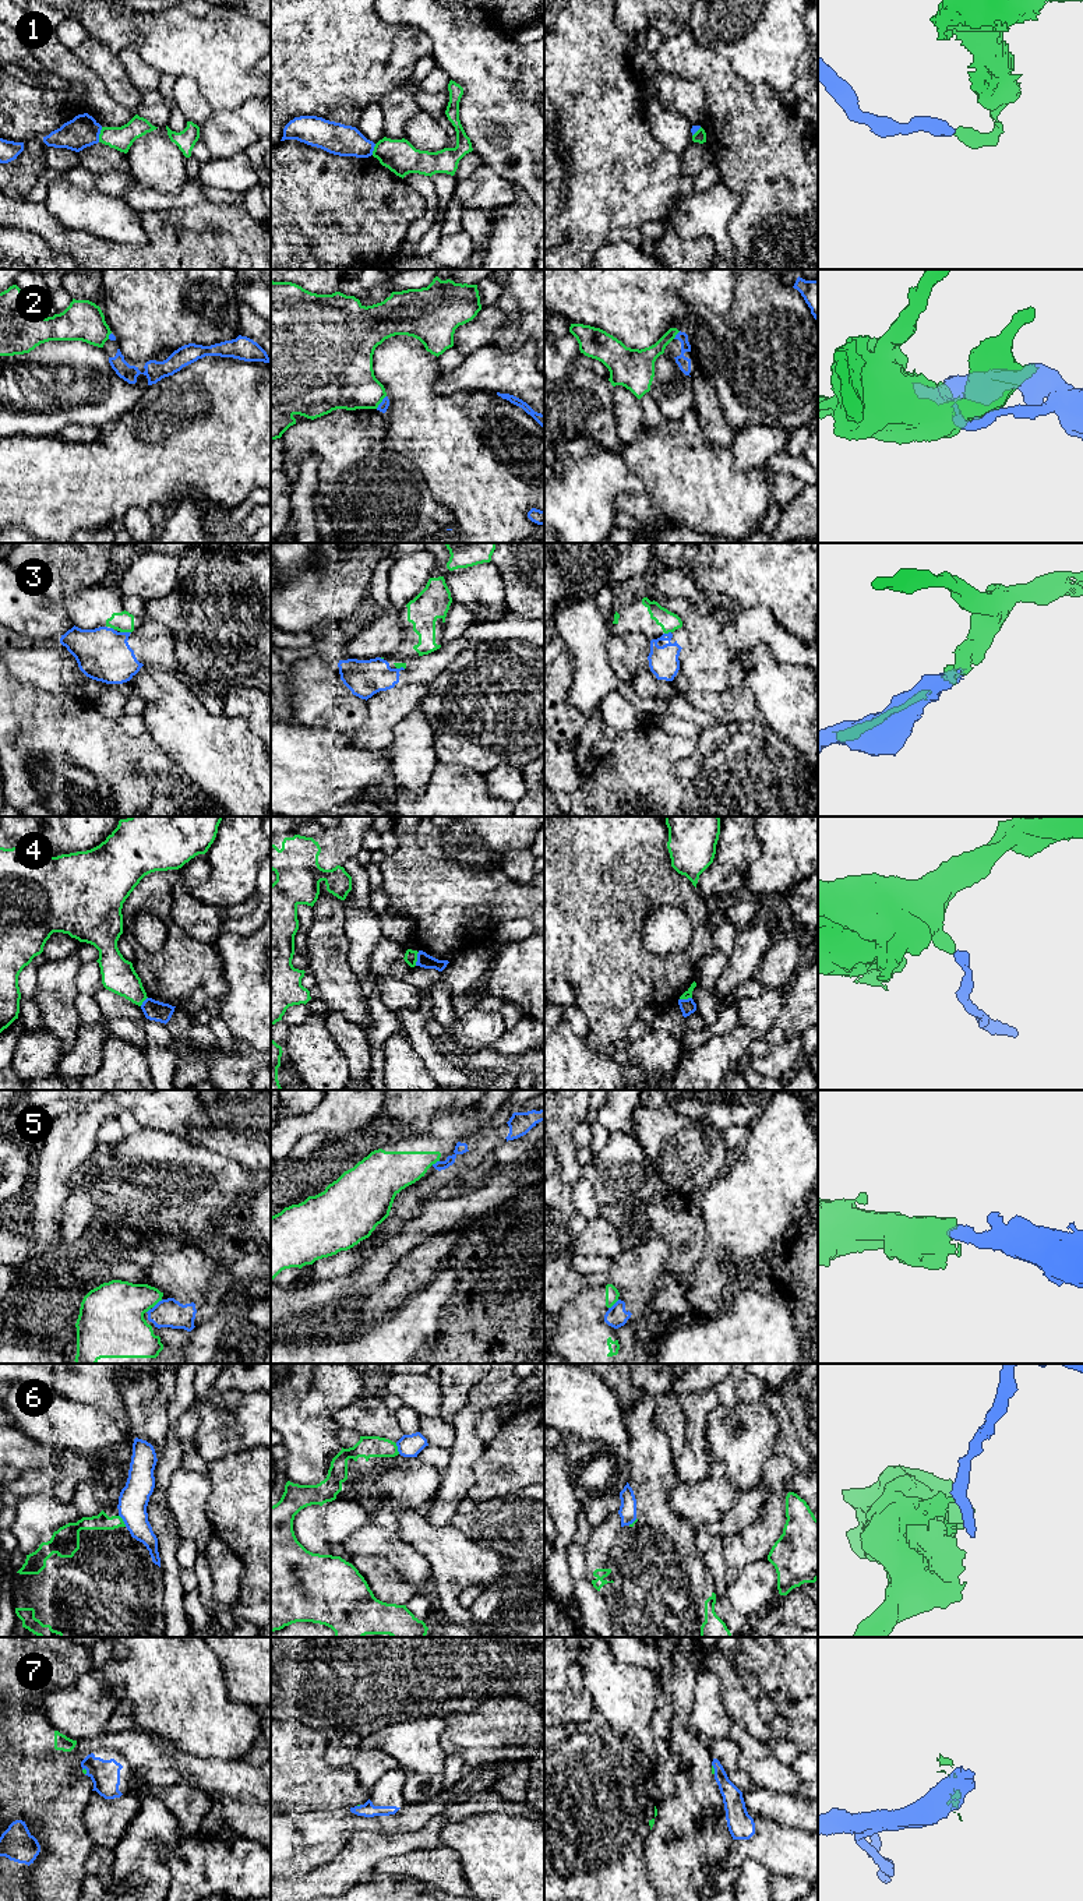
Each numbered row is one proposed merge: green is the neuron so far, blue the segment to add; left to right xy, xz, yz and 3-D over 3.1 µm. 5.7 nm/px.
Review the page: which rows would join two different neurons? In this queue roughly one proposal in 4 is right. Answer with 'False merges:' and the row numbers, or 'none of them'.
False merges: 1, 2, 3, 4, 5, 6, 7

